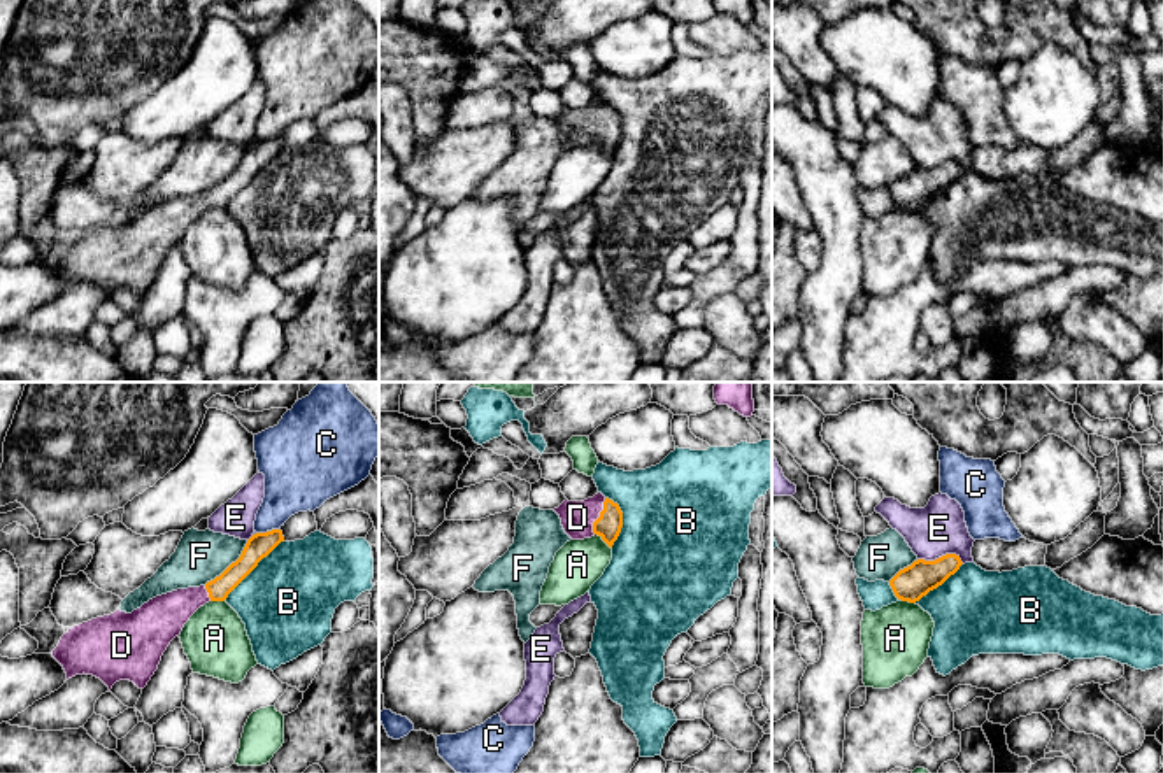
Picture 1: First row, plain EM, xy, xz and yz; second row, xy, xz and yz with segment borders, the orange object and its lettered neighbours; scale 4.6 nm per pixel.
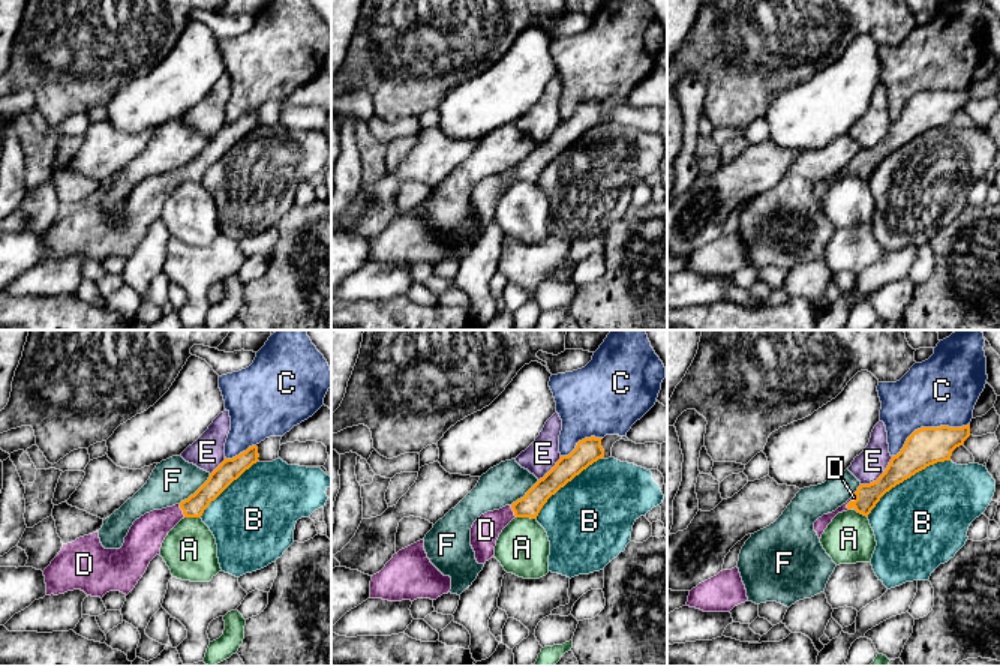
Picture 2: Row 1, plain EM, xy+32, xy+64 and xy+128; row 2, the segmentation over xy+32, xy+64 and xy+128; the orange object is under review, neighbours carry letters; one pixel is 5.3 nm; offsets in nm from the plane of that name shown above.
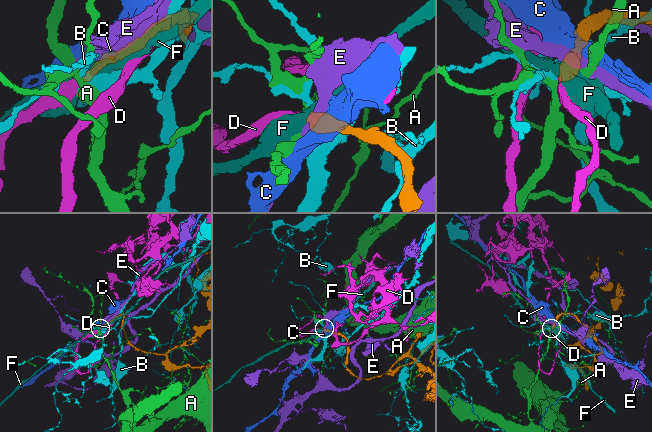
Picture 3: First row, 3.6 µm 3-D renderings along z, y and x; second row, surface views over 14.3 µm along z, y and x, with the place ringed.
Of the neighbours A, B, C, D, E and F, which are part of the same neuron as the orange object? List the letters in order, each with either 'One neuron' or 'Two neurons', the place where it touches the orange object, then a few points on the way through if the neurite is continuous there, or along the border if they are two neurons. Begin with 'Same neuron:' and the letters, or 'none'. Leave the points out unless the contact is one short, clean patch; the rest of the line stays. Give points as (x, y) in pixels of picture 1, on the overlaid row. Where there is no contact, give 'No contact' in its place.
Same neuron: D
A: Two neurons. Touches orange at xz (604, 540)
B: Two neurons. Touches orange at xy (253, 568)
C: Two neurons. Touches orange at xy (267, 531)
D: One neuron. Touches orange at xz (600, 516). Path across: xz (609, 524), (600, 516), (577, 517)
E: Two neurons. Touches orange at yz (941, 558)
F: Two neurons. Touches orange at xy (230, 565). Boundary: xy (248, 540), (242, 553), (204, 584)

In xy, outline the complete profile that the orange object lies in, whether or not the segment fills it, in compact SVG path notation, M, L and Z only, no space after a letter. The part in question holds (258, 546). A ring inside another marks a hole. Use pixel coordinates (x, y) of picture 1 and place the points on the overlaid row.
M281 529L253 535L240 557L214 580L200 587L177 589L156 596L132 613L116 610L111 615L74 626L61 636L58 647L53 650L53 657L63 666L67 680L84 673L100 678L109 691L119 680L130 680L139 689L144 689L158 670L163 652L181 635L189 617L209 601L225 601L281 542L284 542Z

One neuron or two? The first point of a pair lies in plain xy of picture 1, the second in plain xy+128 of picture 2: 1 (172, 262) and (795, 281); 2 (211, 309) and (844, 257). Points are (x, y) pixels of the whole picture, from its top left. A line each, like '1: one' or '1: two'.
1: one
2: one

